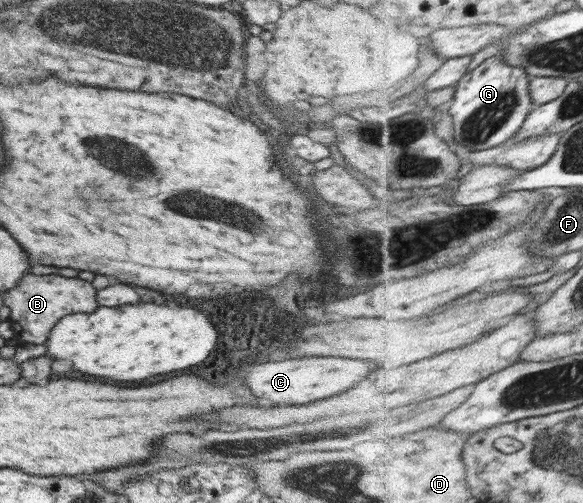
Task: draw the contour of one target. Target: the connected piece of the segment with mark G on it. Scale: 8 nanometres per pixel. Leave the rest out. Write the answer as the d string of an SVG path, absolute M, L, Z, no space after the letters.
M501 54L467 72L454 86L454 102L449 108L455 123L455 142L473 152L501 146L515 138L536 106L527 75L525 68L509 66Z

